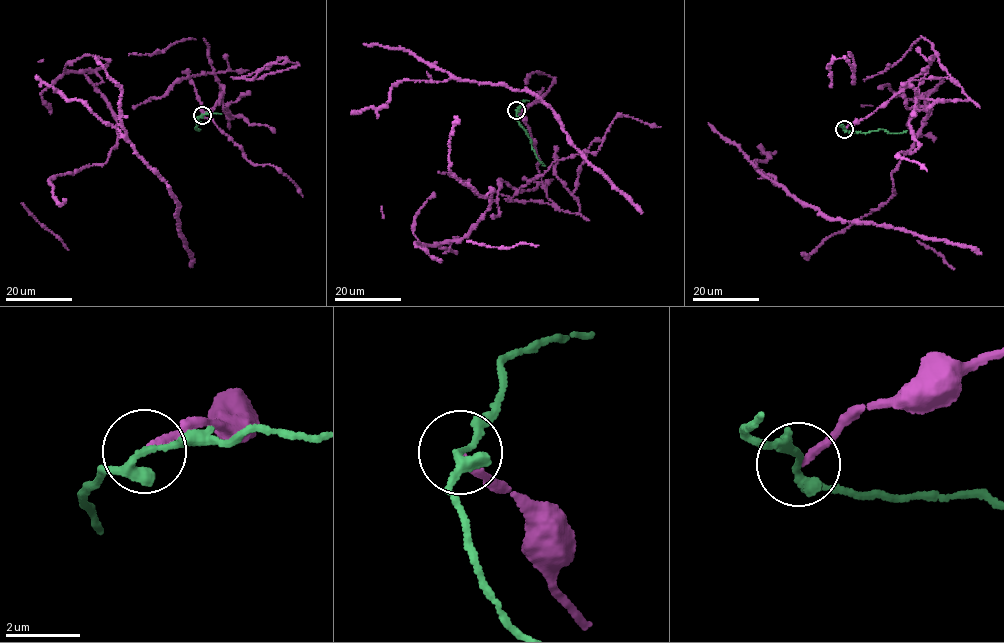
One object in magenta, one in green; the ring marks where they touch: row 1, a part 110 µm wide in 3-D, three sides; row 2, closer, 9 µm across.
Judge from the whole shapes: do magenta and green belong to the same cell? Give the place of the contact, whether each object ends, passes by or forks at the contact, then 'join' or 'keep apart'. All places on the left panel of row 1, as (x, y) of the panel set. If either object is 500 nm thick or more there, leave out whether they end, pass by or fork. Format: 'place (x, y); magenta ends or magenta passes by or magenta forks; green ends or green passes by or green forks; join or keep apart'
place (202, 115); magenta ends; green forks; keep apart

